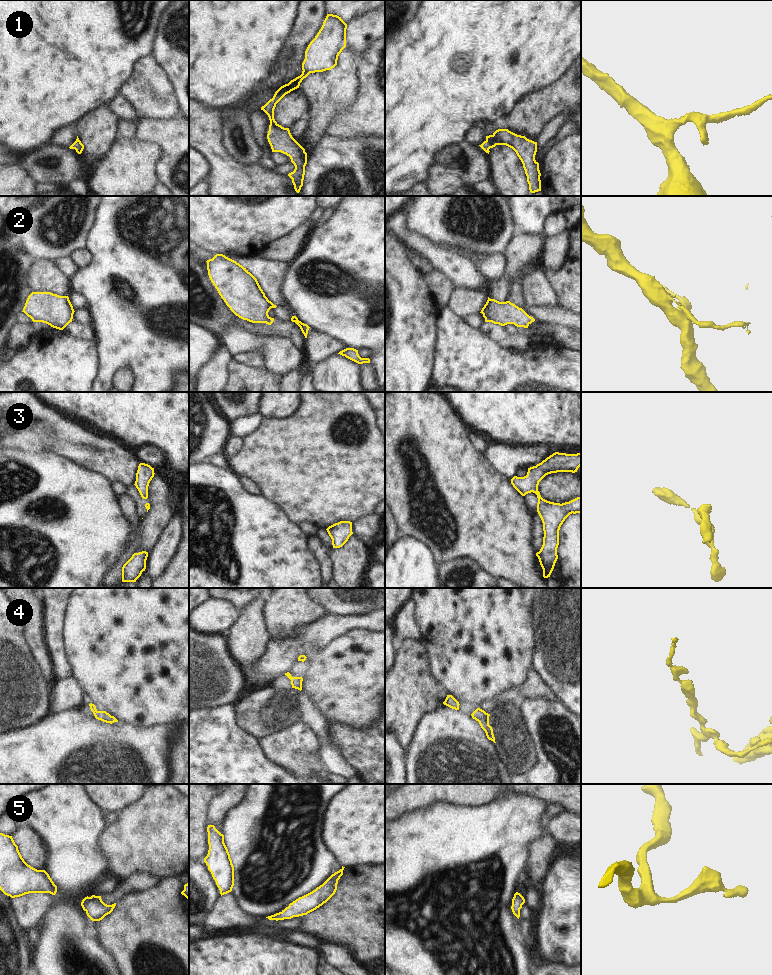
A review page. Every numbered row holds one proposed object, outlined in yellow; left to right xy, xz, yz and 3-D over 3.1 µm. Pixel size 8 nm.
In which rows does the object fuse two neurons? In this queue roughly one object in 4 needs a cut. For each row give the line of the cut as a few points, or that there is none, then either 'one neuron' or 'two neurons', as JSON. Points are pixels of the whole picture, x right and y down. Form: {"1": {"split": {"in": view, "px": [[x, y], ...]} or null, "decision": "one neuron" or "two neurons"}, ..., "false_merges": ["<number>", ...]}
{"1": {"split": null, "decision": "one neuron"}, "2": {"split": {"in": "xz", "px": [[269, 301], [273, 307]]}, "decision": "two neurons"}, "3": {"split": null, "decision": "one neuron"}, "4": {"split": null, "decision": "one neuron"}, "5": {"split": null, "decision": "one neuron"}, "false_merges": ["2"]}

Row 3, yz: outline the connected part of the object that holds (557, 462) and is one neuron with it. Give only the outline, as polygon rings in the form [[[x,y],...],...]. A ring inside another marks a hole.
[[[555,452],[536,466],[528,468],[524,477],[514,476],[513,487],[522,495],[535,493],[538,498],[537,512],[543,523],[543,545],[536,556],[543,569],[543,577],[550,577],[558,559],[559,530],[570,514],[581,513],[581,497],[569,502],[554,503],[543,499],[538,491],[539,482],[548,474],[557,472],[577,472],[581,466],[581,453],[566,454]]]

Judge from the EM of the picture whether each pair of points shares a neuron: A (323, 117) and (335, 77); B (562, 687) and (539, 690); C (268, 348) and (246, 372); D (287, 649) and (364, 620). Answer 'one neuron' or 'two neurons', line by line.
A: one neuron
B: two neurons
C: two neurons
D: one neuron

